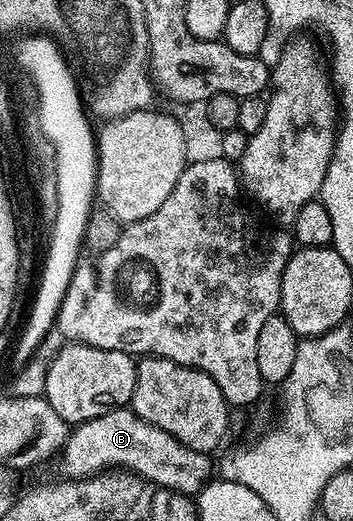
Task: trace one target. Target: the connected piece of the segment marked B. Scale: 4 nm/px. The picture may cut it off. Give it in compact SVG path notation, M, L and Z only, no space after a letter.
M119 407L117 411L79 424L62 452L64 467L68 470L65 472L69 476L83 477L103 469L123 469L157 487L189 497L199 496L213 482L212 458L209 452L190 449L182 445L182 441L170 437L170 433L142 421L128 407Z

